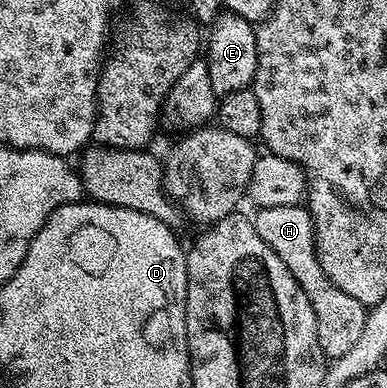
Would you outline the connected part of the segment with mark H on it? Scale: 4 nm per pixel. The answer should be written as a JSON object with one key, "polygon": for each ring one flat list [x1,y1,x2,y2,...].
{"polygon":[[305,205,297,206,277,206,268,208,267,206,255,209,252,214,252,221,256,232,260,232,260,240,284,260,288,272,296,276,300,288,308,296,308,304,312,304,312,312,316,312,316,332,320,340,320,348,325,352,327,359,333,360,344,356,344,352,360,340,360,332,364,332,364,320,368,310,360,304,360,300,352,300,348,292,340,292,332,280,320,266,318,259,318,245,314,242,314,221]]}

